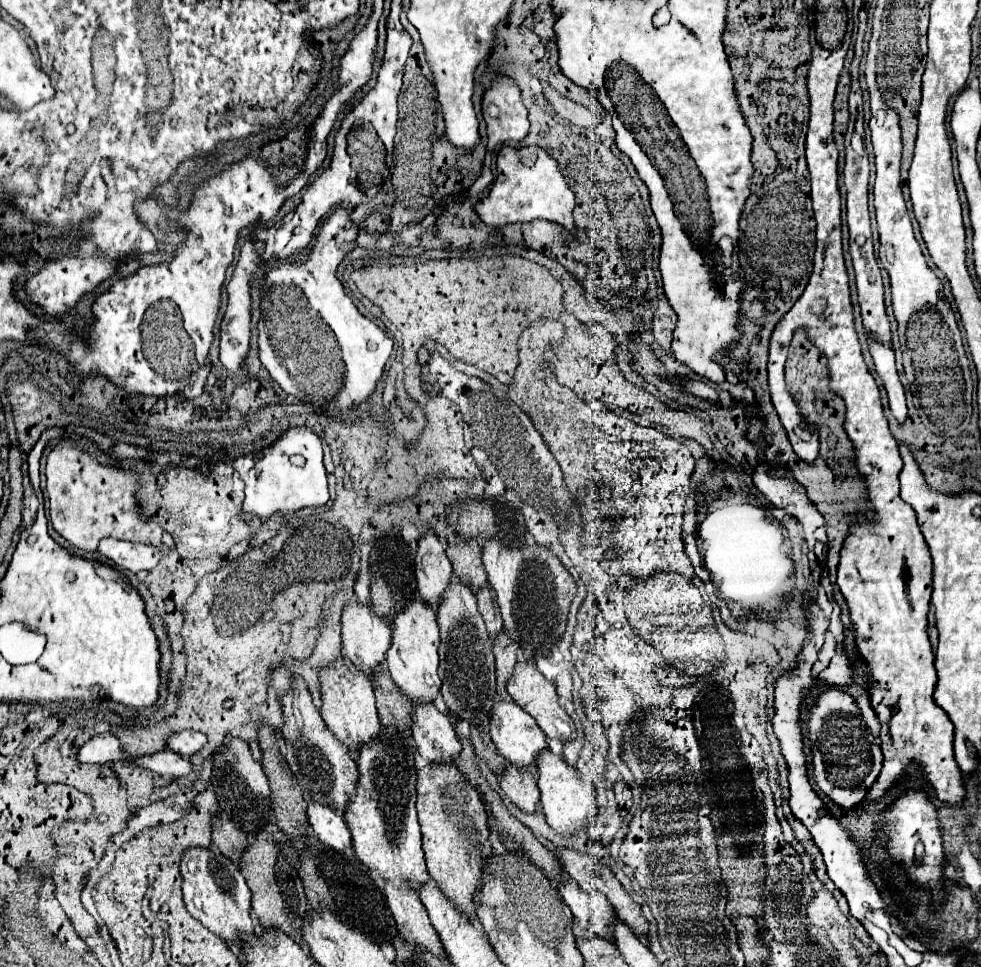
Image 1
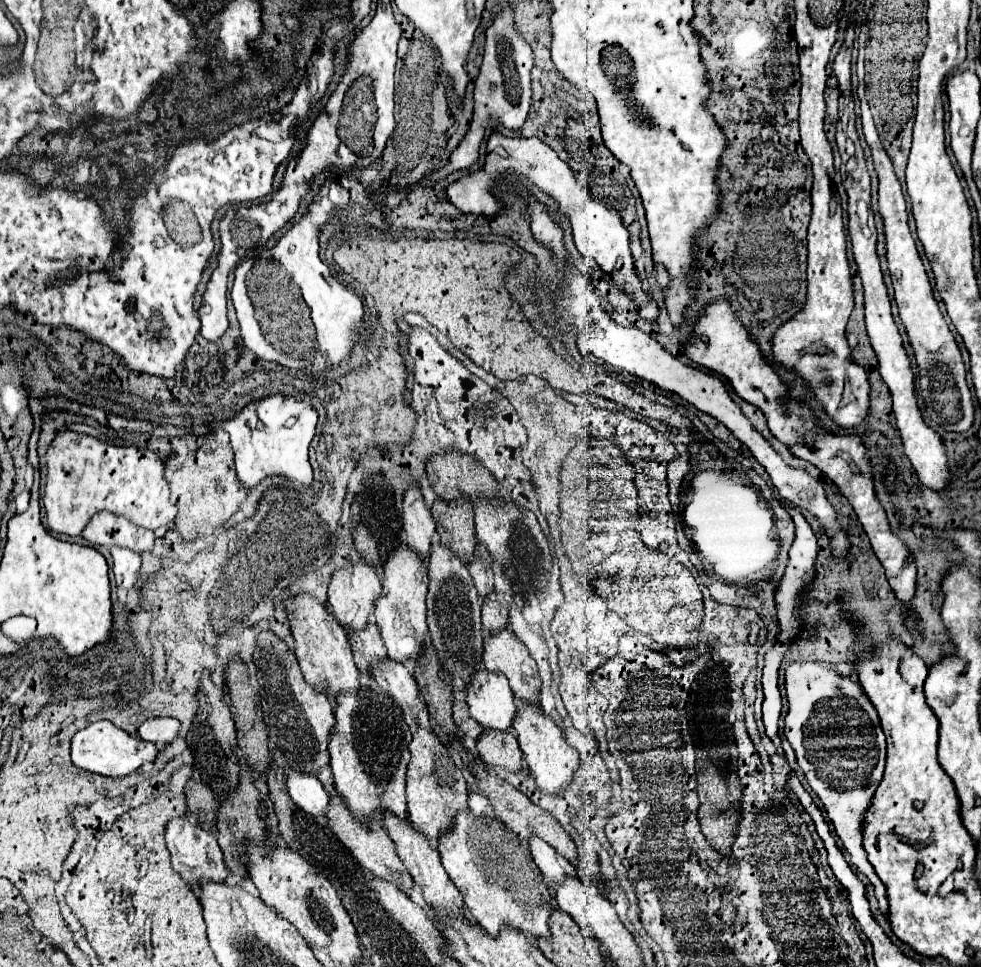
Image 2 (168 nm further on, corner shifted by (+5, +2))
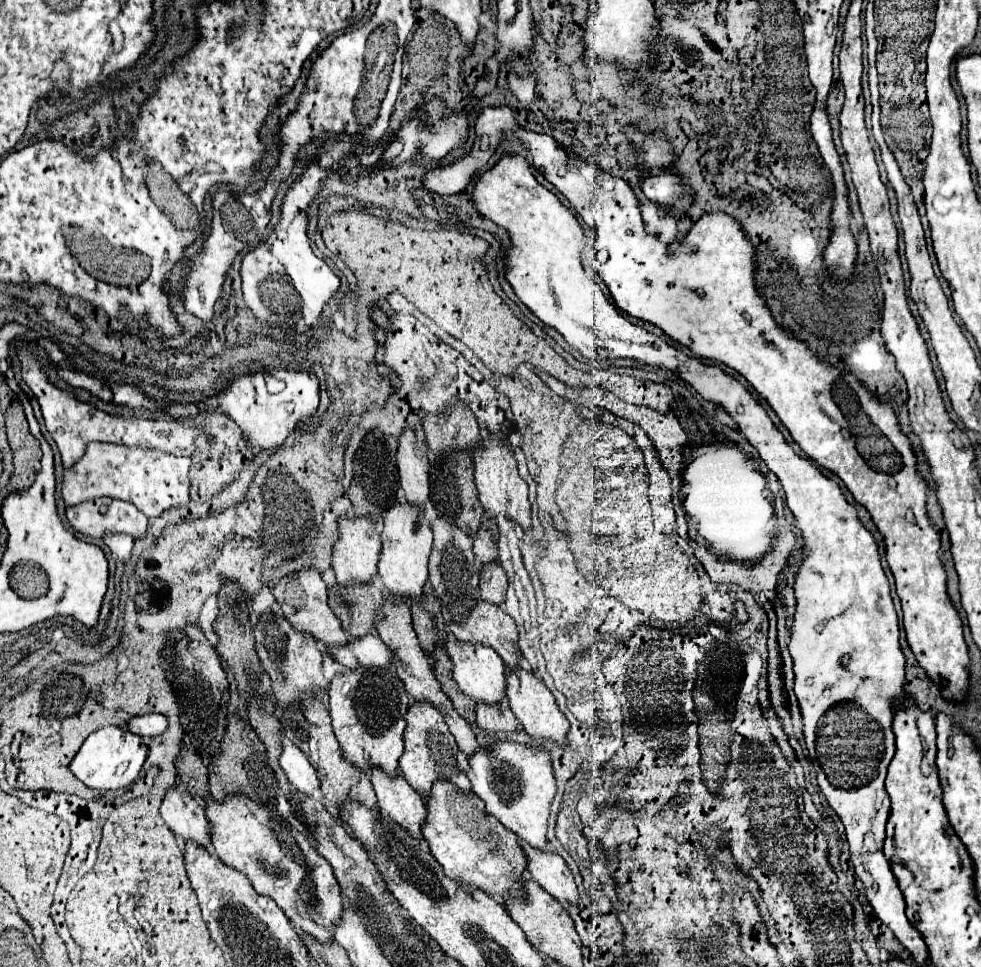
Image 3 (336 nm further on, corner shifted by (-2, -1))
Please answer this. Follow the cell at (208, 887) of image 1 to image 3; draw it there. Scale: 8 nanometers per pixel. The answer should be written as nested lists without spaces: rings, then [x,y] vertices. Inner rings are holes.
[[[178,783],[174,789],[166,793],[160,807],[160,815],[180,843],[194,841],[200,847],[212,851],[210,823],[206,819],[204,807],[200,807],[200,803],[194,801],[182,789],[182,783]]]

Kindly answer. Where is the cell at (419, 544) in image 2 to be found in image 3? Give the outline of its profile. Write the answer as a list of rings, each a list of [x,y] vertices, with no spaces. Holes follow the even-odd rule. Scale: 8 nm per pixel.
[[[406,429],[400,435],[396,459],[398,459],[400,485],[406,501],[414,507],[424,509],[430,495],[430,479],[428,479],[430,465],[426,457],[426,447],[414,431]]]

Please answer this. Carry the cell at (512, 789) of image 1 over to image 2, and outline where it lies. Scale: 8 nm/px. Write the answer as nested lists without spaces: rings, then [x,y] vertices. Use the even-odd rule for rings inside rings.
[[[483,730],[475,746],[479,756],[483,756],[483,760],[491,766],[505,766],[513,772],[521,768],[523,754],[511,730]]]

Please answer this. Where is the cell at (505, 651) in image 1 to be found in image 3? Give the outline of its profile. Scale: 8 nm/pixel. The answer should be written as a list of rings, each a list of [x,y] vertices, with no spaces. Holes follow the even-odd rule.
[[[494,563],[494,565],[486,565],[480,573],[480,599],[502,607],[506,601],[506,587],[508,587],[508,575],[504,573],[504,569]]]

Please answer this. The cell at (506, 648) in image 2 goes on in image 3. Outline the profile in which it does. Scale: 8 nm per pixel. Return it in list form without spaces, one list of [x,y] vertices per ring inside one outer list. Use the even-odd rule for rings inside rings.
[[[480,601],[464,623],[450,623],[450,629],[462,641],[494,649],[502,657],[506,669],[520,667],[522,651],[518,641],[518,625],[500,607]]]

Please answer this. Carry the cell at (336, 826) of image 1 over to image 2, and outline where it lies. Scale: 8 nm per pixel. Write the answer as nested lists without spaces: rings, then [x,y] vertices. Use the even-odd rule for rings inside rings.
[[[291,770],[287,774],[287,790],[291,800],[303,812],[311,816],[325,816],[329,808],[329,800],[327,800],[327,792],[323,784],[315,776],[299,772],[299,770]]]

